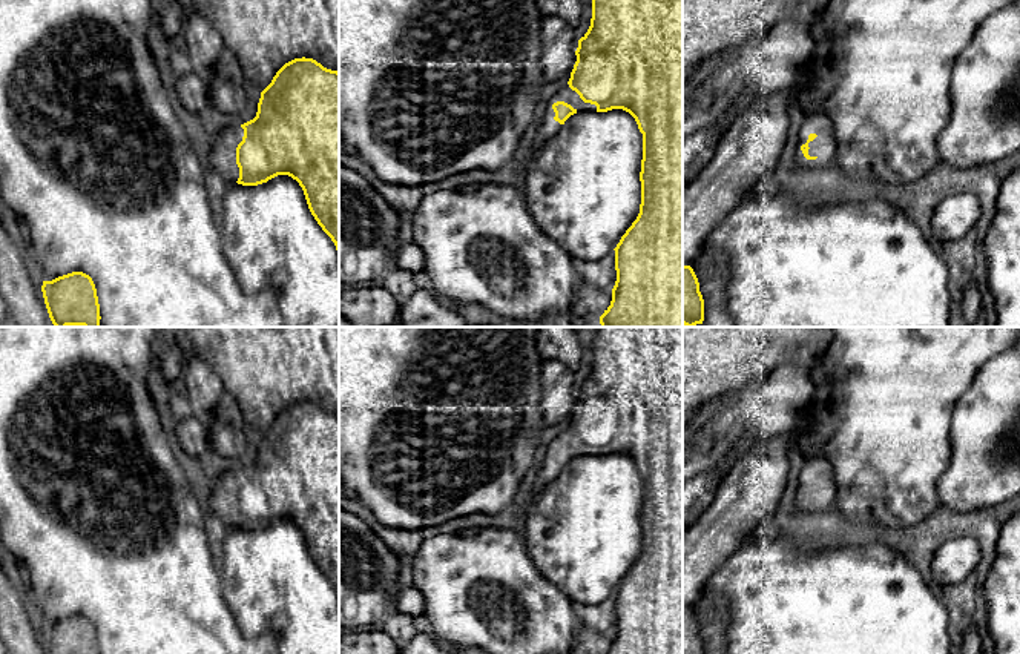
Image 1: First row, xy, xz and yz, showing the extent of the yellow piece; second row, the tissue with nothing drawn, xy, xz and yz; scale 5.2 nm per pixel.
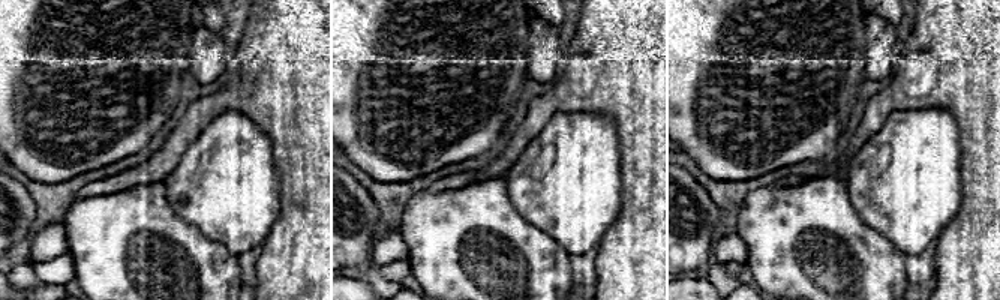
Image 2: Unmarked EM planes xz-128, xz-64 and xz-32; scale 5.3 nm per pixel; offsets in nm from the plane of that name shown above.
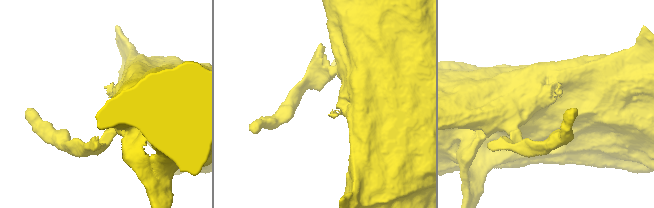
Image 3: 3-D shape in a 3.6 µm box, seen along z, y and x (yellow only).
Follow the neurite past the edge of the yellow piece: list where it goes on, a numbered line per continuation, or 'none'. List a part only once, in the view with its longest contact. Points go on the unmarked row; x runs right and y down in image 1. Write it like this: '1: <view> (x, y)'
1: yz (824, 490)

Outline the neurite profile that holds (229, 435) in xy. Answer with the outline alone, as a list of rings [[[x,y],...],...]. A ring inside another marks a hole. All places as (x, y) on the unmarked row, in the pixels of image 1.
[[[227,391],[215,407],[215,418],[209,427],[209,433],[210,448],[218,454],[235,459],[245,451],[250,431],[236,399]]]

